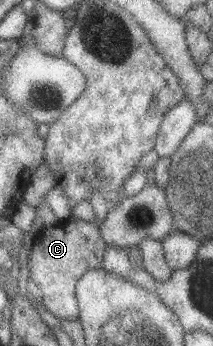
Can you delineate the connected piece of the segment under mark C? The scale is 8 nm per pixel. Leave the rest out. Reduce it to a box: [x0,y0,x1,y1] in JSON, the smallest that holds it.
[27,217,106,321]

